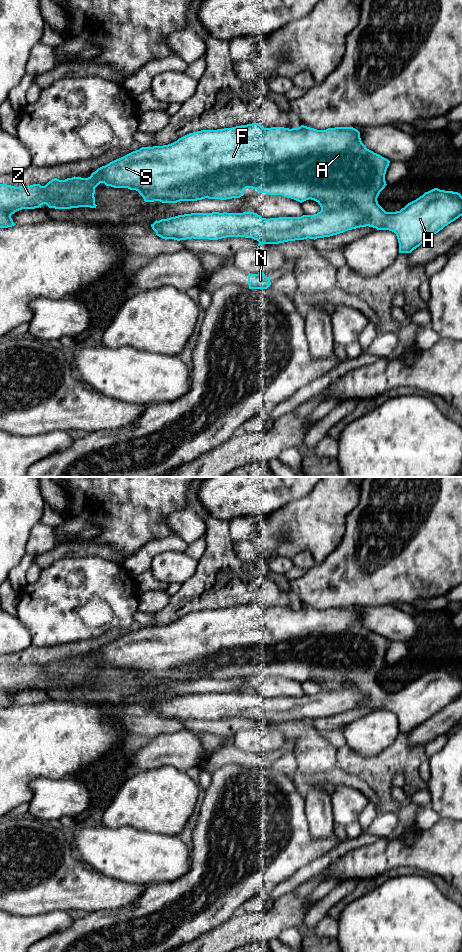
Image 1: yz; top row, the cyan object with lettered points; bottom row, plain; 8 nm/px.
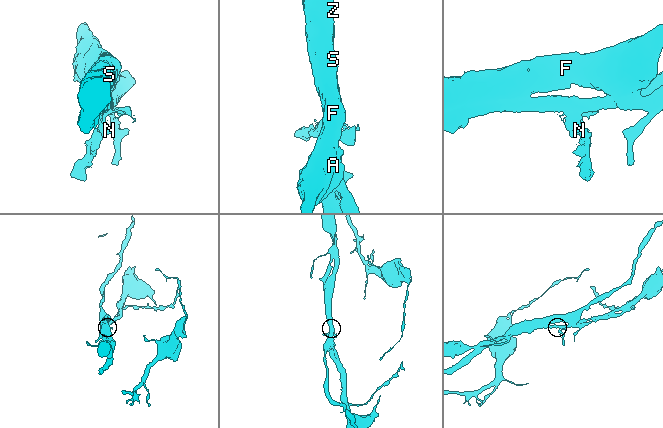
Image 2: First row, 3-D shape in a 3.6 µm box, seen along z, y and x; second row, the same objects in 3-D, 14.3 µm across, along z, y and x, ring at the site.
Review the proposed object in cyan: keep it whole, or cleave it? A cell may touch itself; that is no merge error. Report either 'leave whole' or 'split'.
split

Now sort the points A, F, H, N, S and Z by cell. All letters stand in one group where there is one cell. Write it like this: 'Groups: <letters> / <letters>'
Groups: A F H S Z / N

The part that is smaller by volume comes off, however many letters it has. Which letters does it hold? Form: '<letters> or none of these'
N

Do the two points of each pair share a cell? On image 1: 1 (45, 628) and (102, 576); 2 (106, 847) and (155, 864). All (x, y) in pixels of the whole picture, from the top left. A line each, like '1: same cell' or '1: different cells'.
1: same cell
2: same cell

